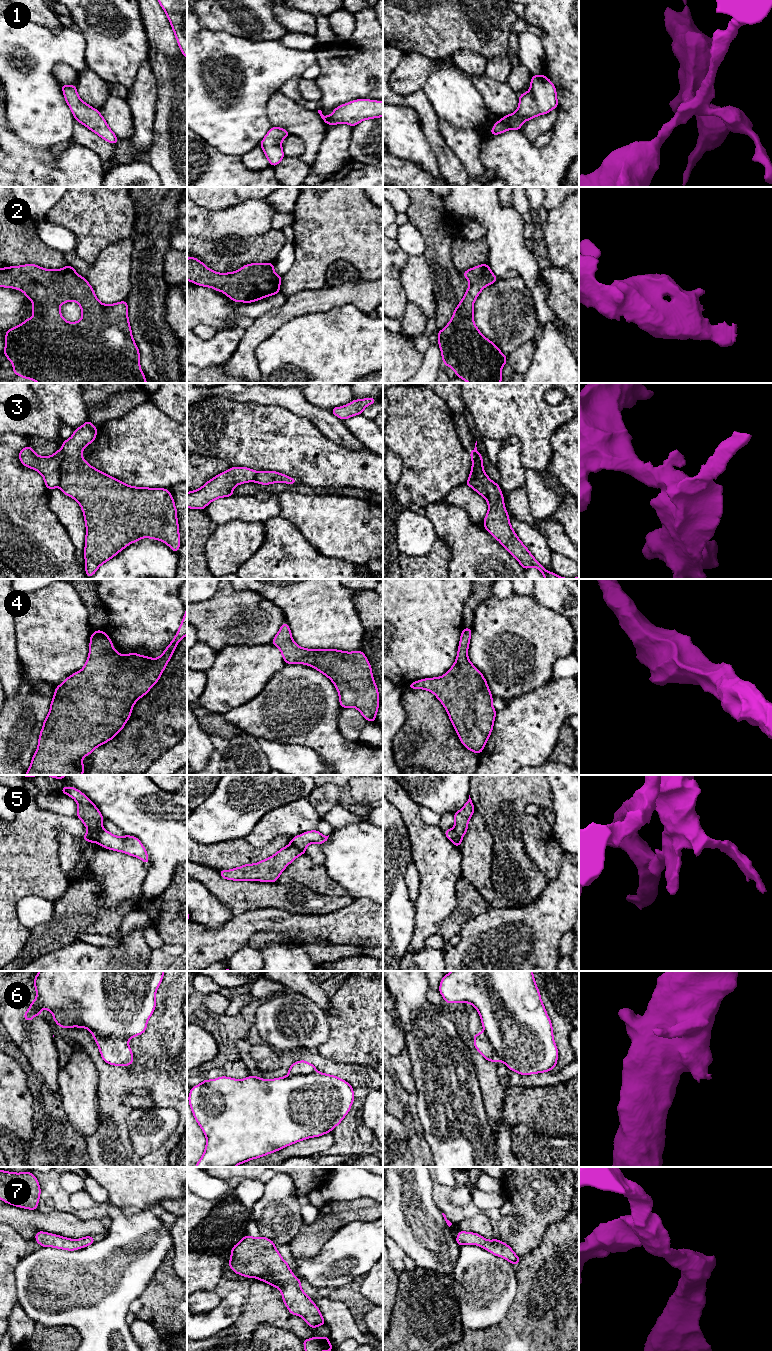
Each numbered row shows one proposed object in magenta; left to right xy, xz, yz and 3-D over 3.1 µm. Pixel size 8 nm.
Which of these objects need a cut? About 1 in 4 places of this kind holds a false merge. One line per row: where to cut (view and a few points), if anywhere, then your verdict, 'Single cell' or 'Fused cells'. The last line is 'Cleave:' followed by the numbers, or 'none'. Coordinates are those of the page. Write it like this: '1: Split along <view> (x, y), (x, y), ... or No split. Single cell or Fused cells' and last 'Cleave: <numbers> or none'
1: No split. Single cell
2: No split. Single cell
3: Split along xy (61, 448), (62, 460), (60, 465), (60, 483), (58, 486). Fused cells
4: No split. Single cell
5: Split along xz (290, 843), (303, 853). Fused cells
6: Split along xy (93, 1035), (121, 1038), (127, 1043). Fused cells
7: No split. Single cell
Cleave: 3, 5, 6

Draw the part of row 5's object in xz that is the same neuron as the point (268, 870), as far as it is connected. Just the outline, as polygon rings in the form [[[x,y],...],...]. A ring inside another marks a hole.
[[[288,844],[273,856],[254,864],[244,864],[231,870],[221,870],[219,875],[234,881],[277,882],[284,869],[303,854],[297,847]]]

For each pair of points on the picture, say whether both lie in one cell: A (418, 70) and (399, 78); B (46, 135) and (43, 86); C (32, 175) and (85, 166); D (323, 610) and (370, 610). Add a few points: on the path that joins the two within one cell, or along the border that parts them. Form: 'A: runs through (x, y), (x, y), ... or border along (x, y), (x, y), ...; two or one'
A: runs through (413, 71), (404, 78); one
B: runs through (43, 123), (43, 98); one
C: runs through (45, 175), (72, 175); one
D: border along (357, 591), (354, 597), (354, 607), (365, 632); two

